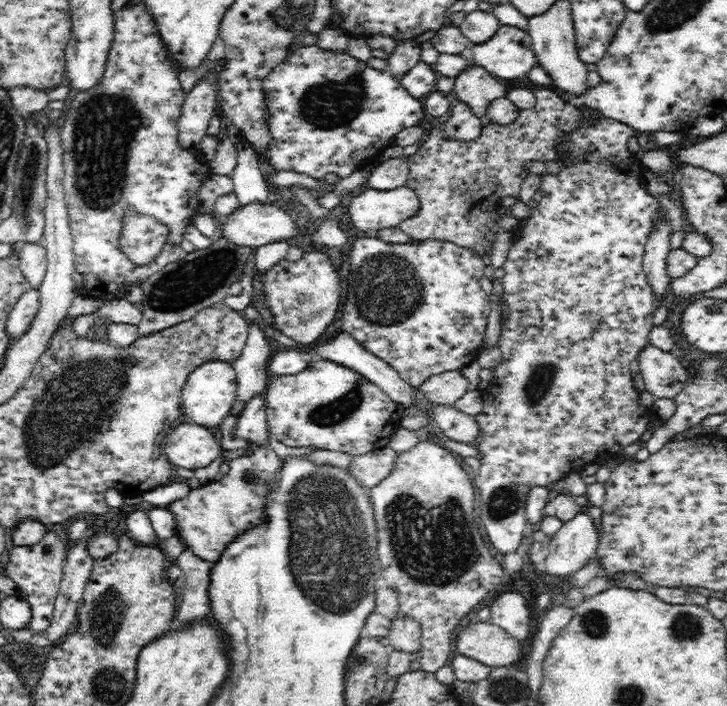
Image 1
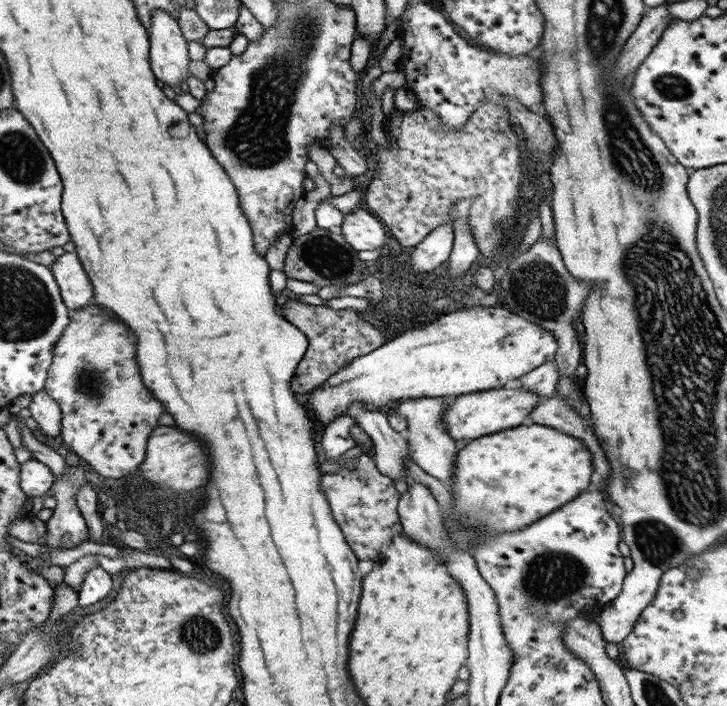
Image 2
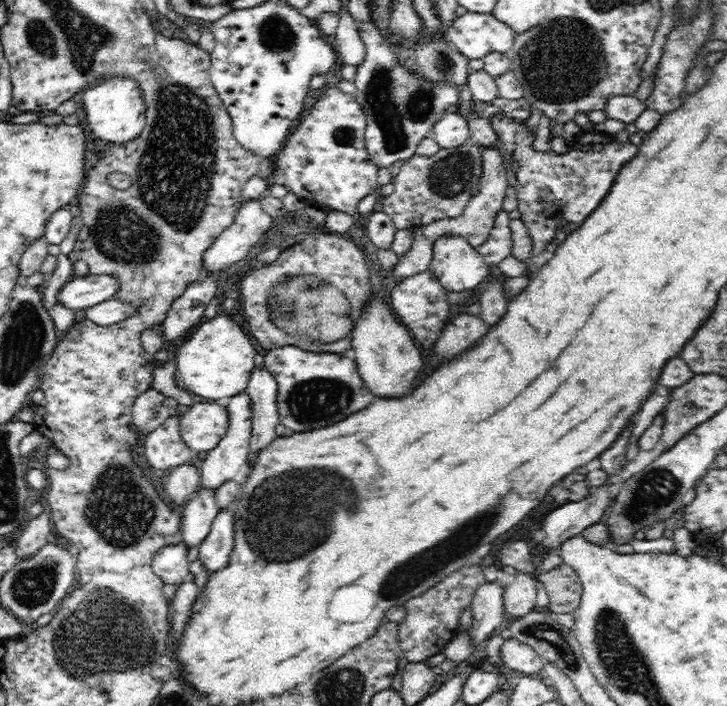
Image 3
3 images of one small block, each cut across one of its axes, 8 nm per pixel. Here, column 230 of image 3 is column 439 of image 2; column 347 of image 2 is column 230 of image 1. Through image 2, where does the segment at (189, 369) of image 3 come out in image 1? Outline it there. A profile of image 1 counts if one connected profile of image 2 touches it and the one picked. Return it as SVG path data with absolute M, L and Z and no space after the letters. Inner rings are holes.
M212 360L201 364L192 371L181 390L183 418L200 426L218 426L230 415L232 404L236 399L237 374L230 362Z

